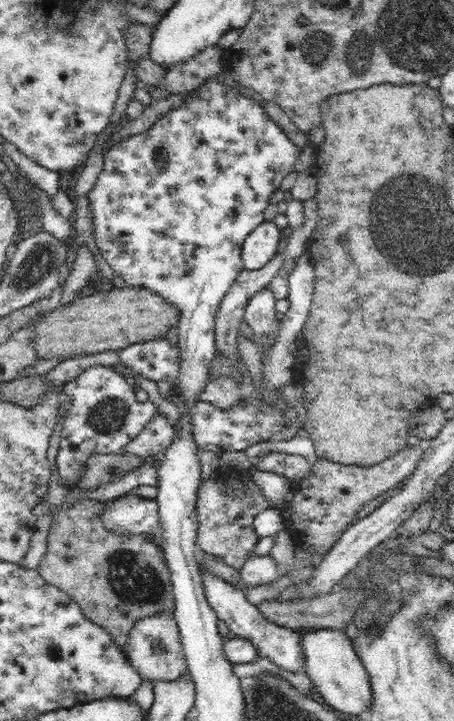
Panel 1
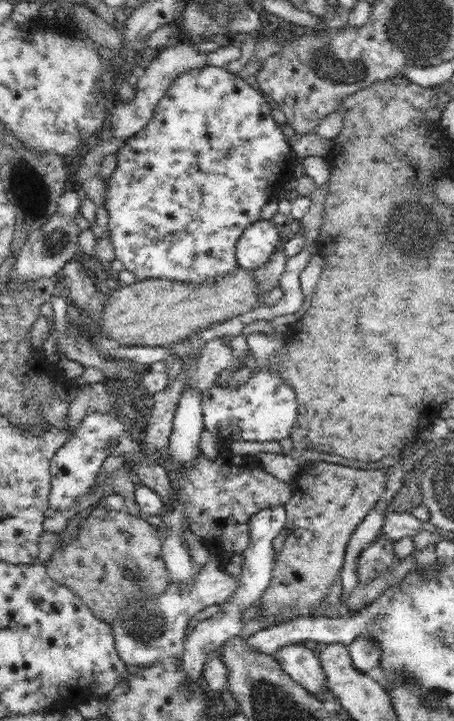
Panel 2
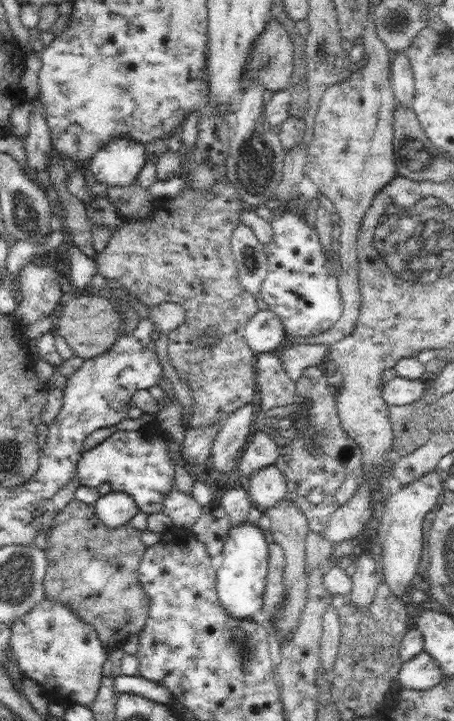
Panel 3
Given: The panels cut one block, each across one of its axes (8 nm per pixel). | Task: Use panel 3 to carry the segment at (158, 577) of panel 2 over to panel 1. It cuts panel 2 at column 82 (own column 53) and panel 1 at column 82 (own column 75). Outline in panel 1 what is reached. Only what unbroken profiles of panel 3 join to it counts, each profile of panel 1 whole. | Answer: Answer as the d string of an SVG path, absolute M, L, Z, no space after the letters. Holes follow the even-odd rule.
M76 500L72 506L58 510L50 526L48 550L38 566L38 574L50 586L56 586L58 590L64 590L68 596L72 596L72 602L76 602L76 606L82 608L84 618L88 618L88 622L100 628L106 628L112 642L116 642L122 654L128 658L130 634L140 620L152 618L154 614L160 612L174 614L176 608L174 584L162 546L156 544L150 534L122 536L112 530L106 530L102 522L102 512L104 512L104 502L98 500Z

